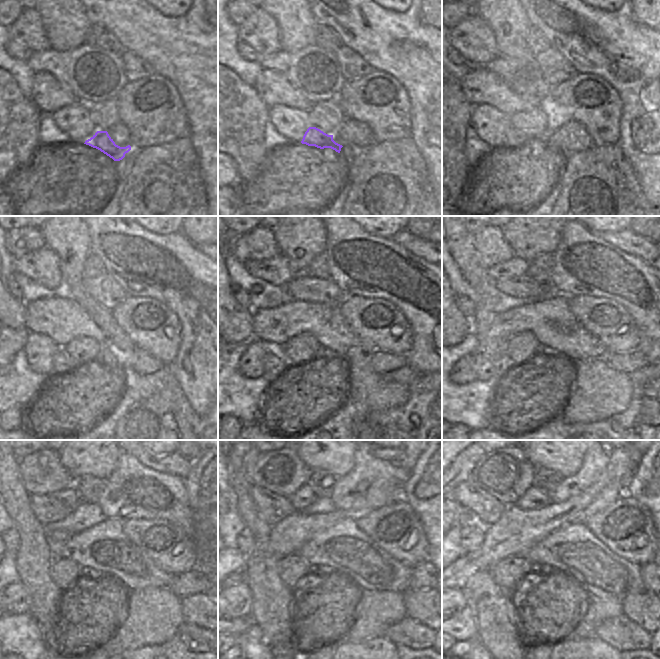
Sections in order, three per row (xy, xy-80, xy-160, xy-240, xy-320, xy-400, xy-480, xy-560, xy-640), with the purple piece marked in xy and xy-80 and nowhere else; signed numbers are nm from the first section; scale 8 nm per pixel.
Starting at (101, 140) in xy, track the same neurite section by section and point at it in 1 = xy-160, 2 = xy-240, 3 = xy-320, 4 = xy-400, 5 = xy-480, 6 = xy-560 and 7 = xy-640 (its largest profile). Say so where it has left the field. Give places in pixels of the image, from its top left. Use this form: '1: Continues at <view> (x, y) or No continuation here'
1: Continues at xy-160 (514, 138)
2: Continues at xy-240 (62, 363)
3: Continues at xy-320 (273, 366)
4: Continues at xy-400 (484, 370)
5: Continues at xy-480 (18, 600)
6: Continues at xy-560 (238, 597)
7: Continues at xy-640 (462, 598).

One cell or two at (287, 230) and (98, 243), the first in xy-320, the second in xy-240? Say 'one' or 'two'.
two

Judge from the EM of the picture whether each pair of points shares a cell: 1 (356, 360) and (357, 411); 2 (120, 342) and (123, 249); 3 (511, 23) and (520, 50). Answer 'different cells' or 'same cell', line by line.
1: different cells
2: different cells
3: same cell

